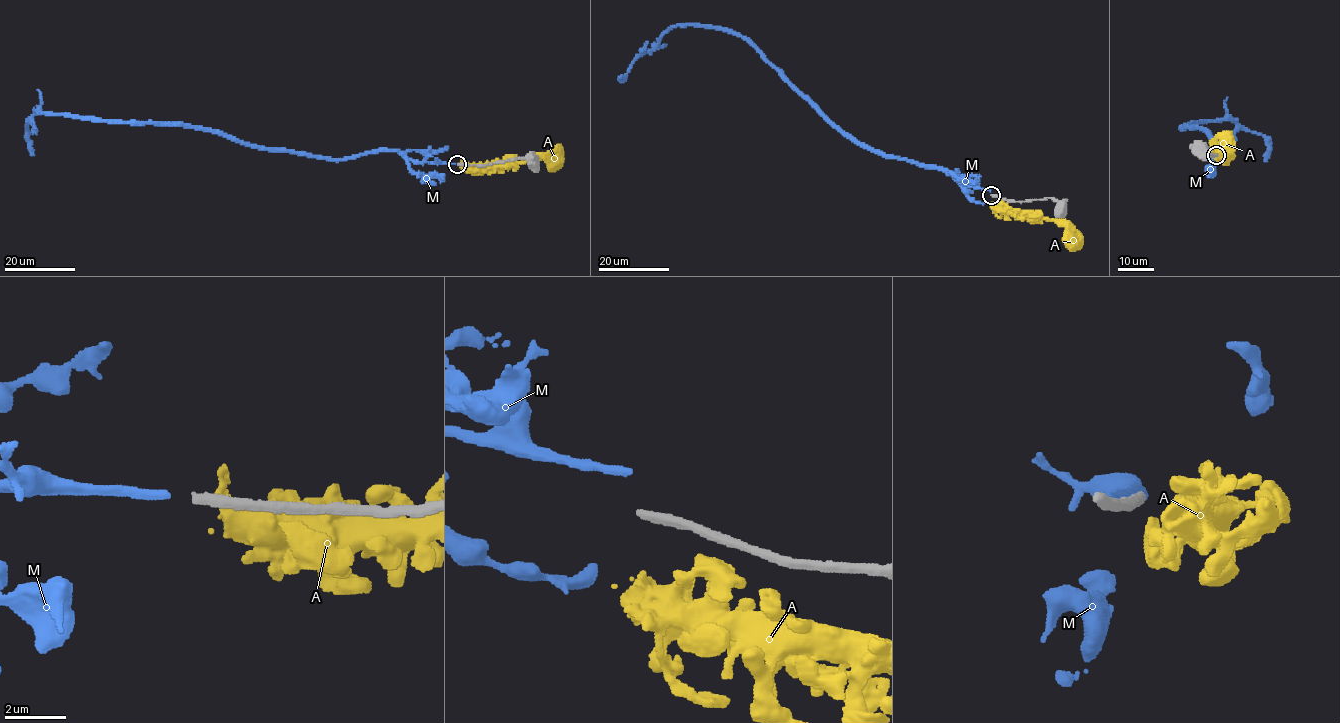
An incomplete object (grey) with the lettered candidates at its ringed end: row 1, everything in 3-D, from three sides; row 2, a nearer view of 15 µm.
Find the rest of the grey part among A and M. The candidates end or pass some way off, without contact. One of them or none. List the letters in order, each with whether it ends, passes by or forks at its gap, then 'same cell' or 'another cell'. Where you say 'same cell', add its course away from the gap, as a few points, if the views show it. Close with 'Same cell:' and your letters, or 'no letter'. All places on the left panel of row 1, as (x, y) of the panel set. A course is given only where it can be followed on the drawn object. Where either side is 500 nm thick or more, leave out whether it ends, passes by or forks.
A: it ends there; another cell
M: it ends there; same cell; it runs (454, 164), (417, 162), (392, 150), (325, 158), (255, 148), (179, 125), (35, 112), (26, 129), (33, 154)
Same cell: M

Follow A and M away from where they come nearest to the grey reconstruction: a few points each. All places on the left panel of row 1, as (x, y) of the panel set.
A: (460, 163), (510, 165), (532, 158), (557, 161)
M: (454, 164), (417, 162), (392, 150), (325, 158), (255, 148), (179, 125), (35, 112), (26, 129), (33, 154)

